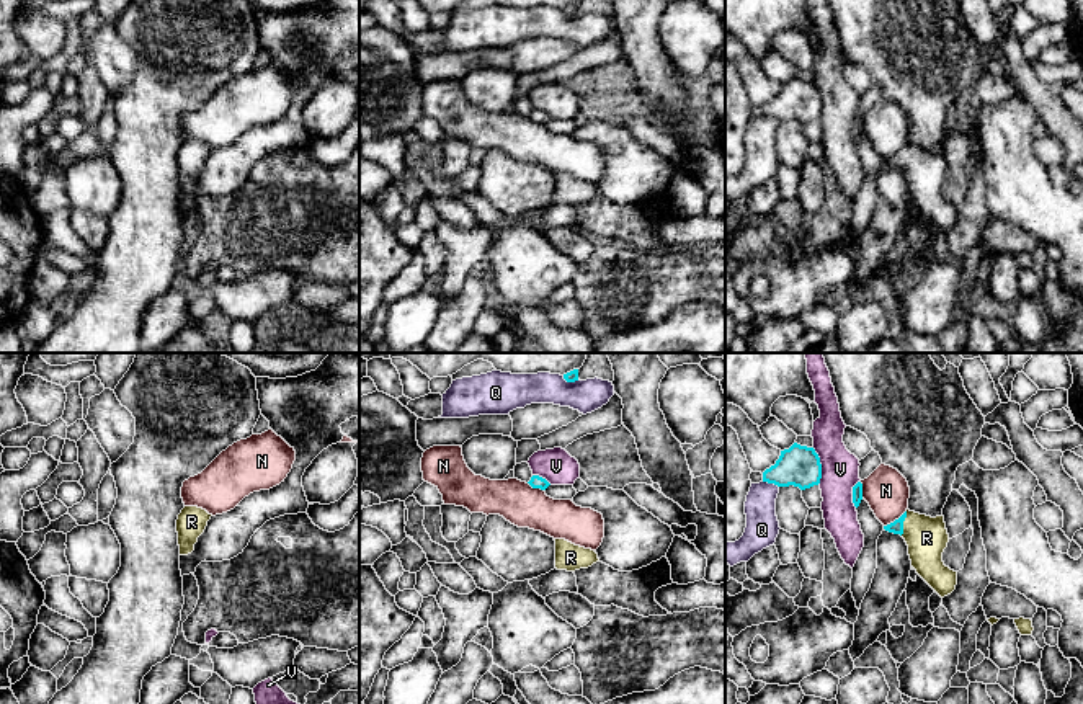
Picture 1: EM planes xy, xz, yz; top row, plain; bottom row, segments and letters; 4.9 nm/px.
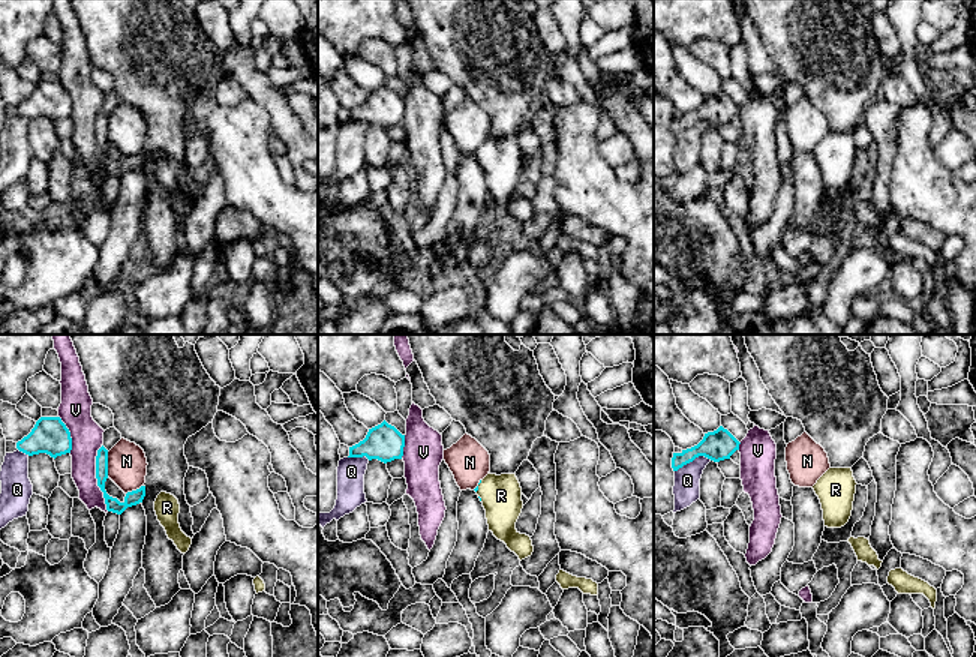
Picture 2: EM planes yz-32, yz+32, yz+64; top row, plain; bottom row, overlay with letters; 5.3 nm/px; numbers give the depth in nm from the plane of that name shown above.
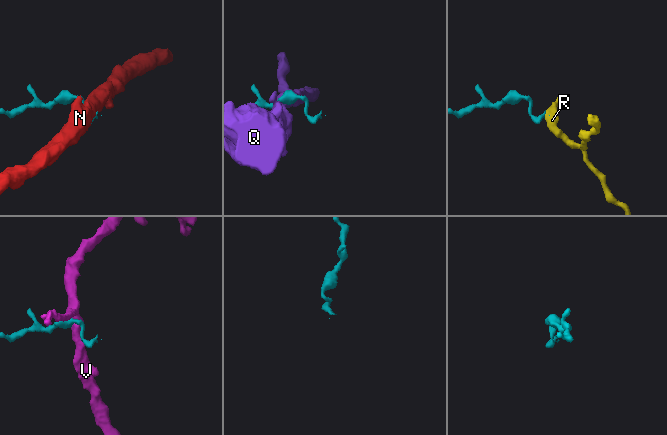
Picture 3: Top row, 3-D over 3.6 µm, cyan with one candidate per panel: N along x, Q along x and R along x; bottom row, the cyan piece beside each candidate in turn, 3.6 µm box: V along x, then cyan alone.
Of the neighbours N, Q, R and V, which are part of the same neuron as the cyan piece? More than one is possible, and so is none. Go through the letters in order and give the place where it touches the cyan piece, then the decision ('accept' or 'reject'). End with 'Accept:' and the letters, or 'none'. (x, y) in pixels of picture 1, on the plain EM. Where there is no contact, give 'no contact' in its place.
N: yz (895, 154) | reject
Q: yz (771, 116) | reject
R: yz (902, 157) | accept
V: yz (820, 100) | reject
Accept: R

